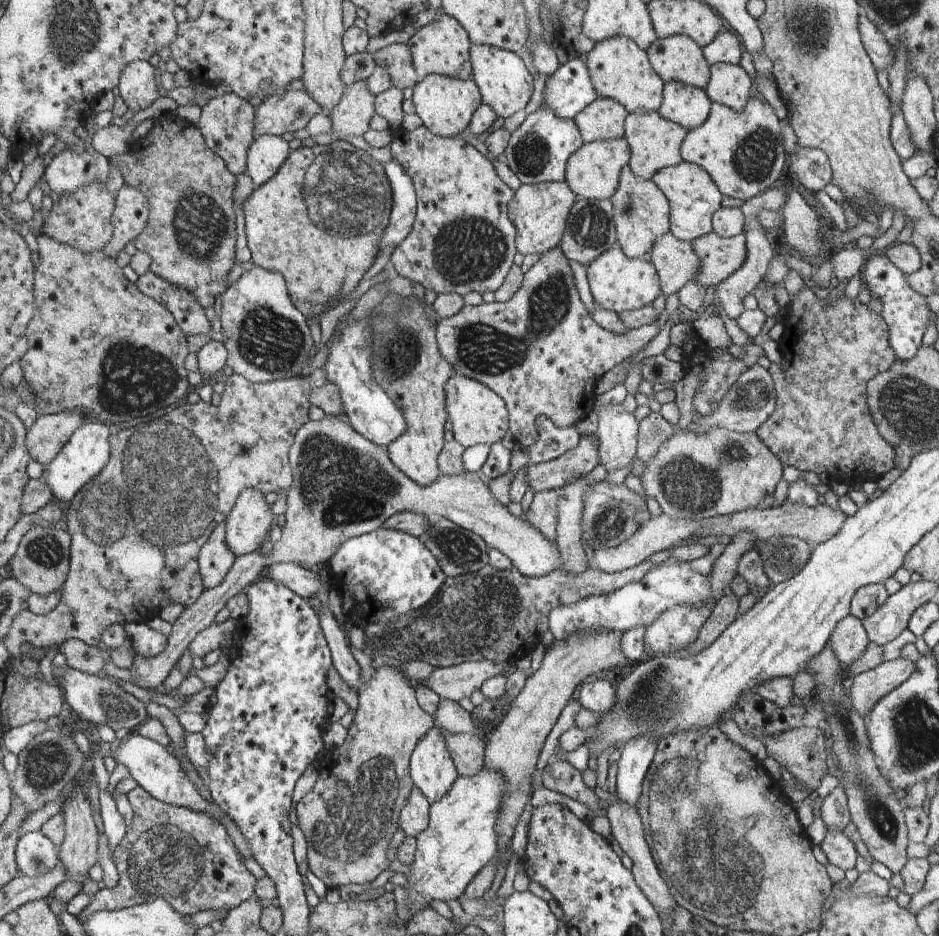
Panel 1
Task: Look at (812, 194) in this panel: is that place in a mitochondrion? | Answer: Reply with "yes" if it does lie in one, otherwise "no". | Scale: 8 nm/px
no

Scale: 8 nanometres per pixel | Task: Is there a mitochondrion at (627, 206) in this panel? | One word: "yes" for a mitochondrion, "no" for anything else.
yes

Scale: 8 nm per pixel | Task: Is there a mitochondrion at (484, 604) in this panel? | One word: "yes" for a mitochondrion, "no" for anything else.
yes

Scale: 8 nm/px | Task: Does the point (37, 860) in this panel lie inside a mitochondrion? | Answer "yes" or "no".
yes

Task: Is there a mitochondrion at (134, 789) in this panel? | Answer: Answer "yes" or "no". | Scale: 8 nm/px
no

